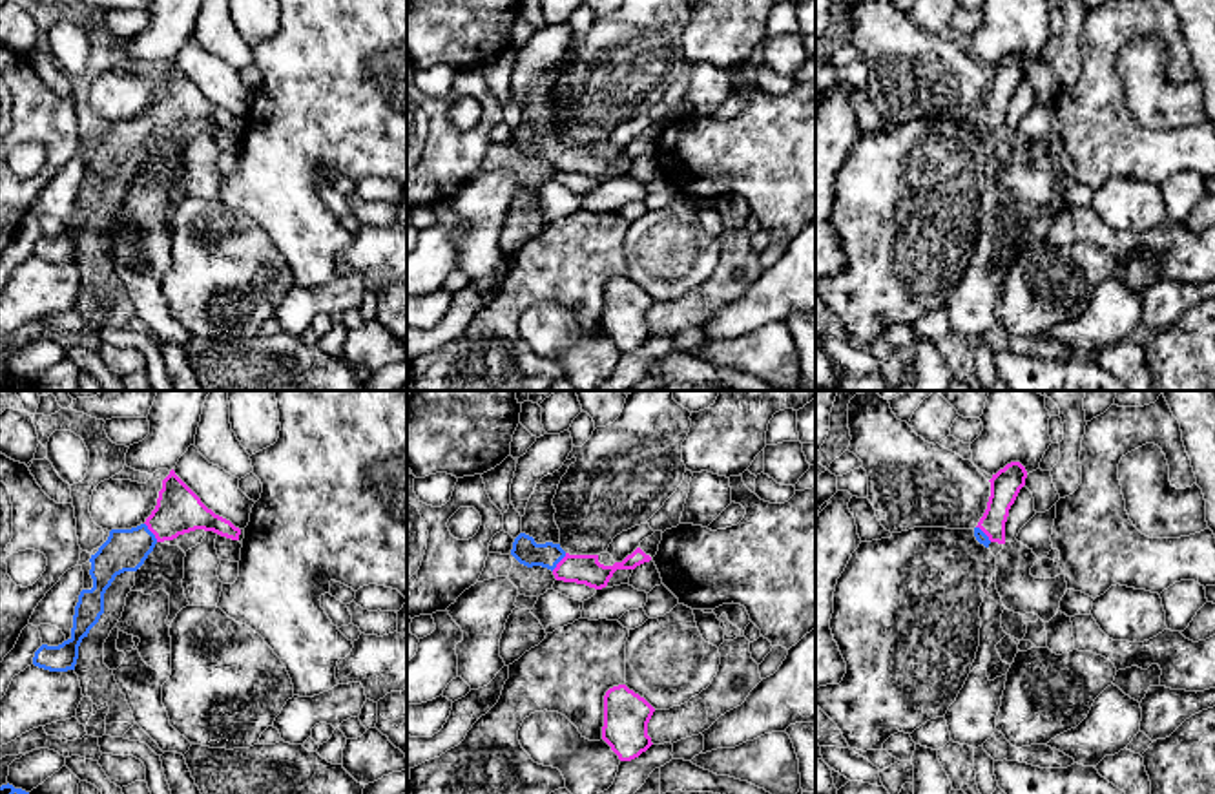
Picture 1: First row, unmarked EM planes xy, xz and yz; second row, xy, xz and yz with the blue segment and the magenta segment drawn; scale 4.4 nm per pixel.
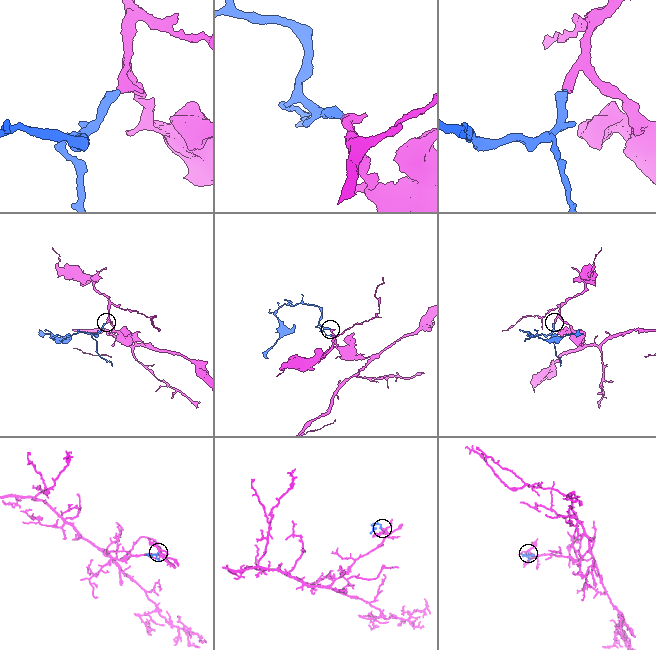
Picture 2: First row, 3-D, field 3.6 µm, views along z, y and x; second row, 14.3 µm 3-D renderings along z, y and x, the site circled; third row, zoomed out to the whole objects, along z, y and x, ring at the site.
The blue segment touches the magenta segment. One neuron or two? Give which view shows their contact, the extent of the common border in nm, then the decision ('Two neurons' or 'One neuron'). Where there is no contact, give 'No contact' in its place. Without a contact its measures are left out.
Touches blue in xy. Shared border 110 nm. One neuron

